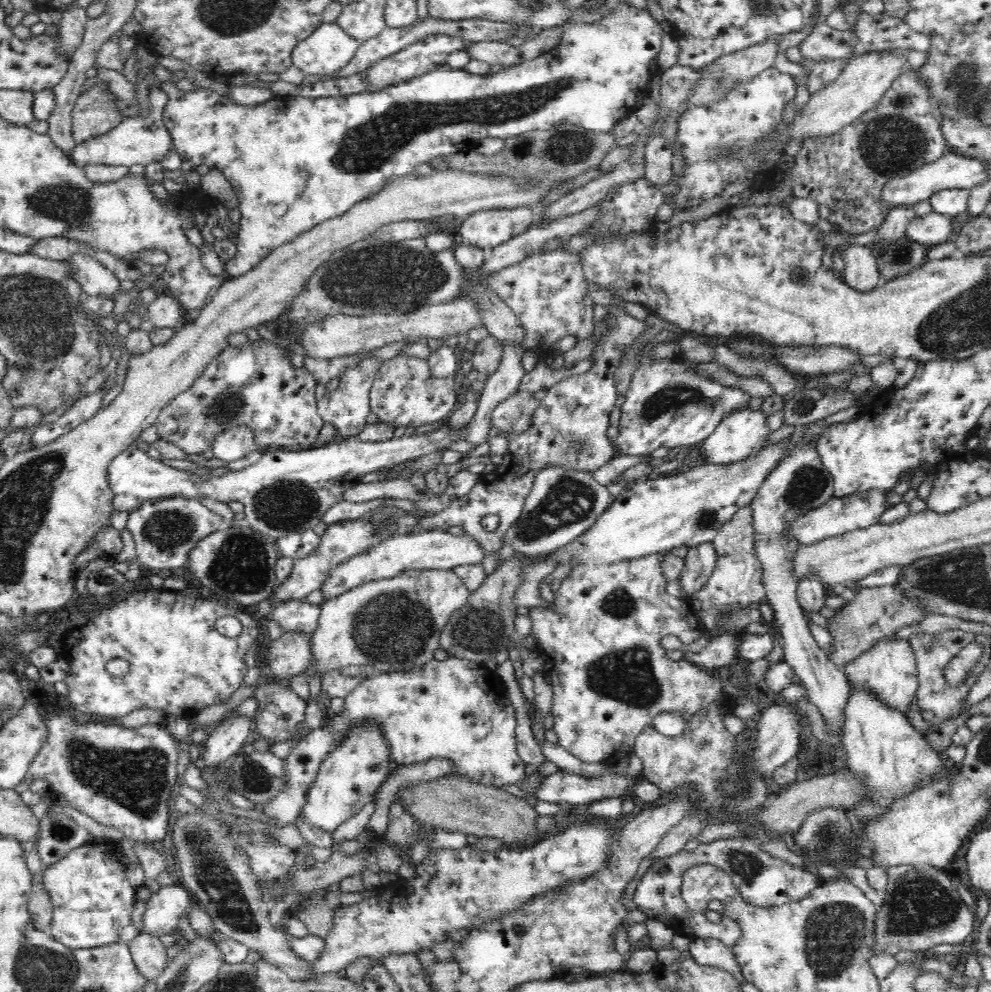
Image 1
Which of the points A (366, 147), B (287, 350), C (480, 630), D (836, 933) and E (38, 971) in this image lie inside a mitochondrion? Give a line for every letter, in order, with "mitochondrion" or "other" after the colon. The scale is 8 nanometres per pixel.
A: mitochondrion
B: other
C: mitochondrion
D: mitochondrion
E: mitochondrion

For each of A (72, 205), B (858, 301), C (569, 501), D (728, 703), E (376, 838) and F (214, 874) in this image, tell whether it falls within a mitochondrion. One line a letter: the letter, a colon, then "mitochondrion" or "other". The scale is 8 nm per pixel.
A: mitochondrion
B: other
C: mitochondrion
D: other
E: other
F: mitochondrion

